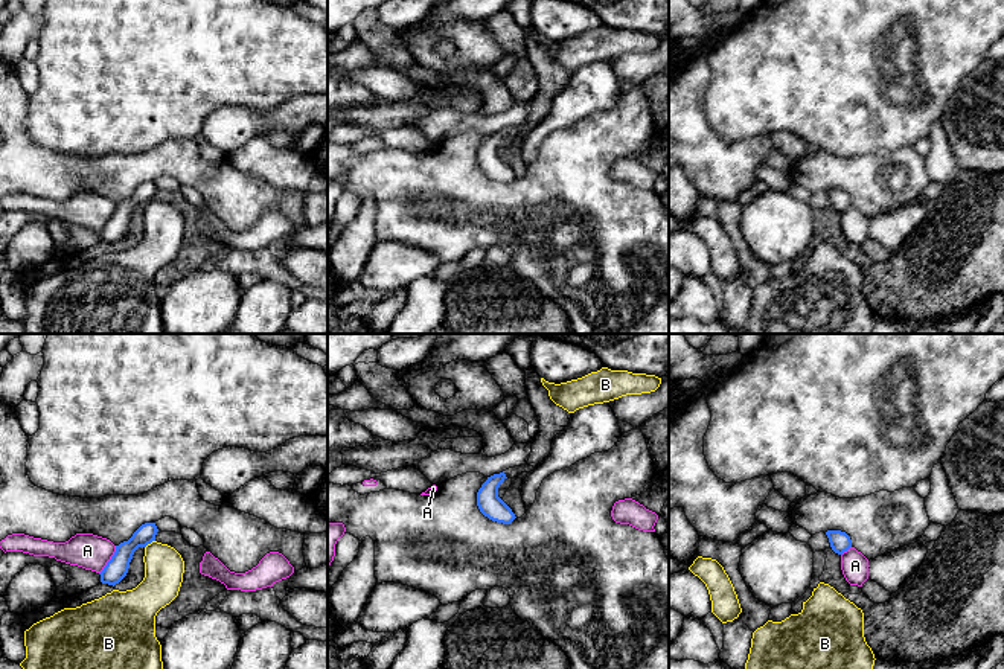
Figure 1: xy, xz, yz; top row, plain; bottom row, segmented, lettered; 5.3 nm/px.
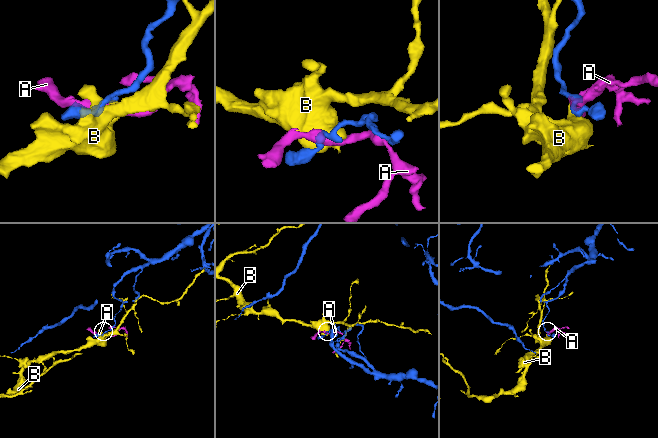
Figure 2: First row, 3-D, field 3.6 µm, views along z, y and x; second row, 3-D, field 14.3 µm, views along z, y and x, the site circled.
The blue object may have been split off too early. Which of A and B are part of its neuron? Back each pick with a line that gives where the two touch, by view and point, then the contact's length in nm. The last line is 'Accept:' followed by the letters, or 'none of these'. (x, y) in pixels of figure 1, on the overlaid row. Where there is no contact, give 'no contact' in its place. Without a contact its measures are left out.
Accept: none of these

